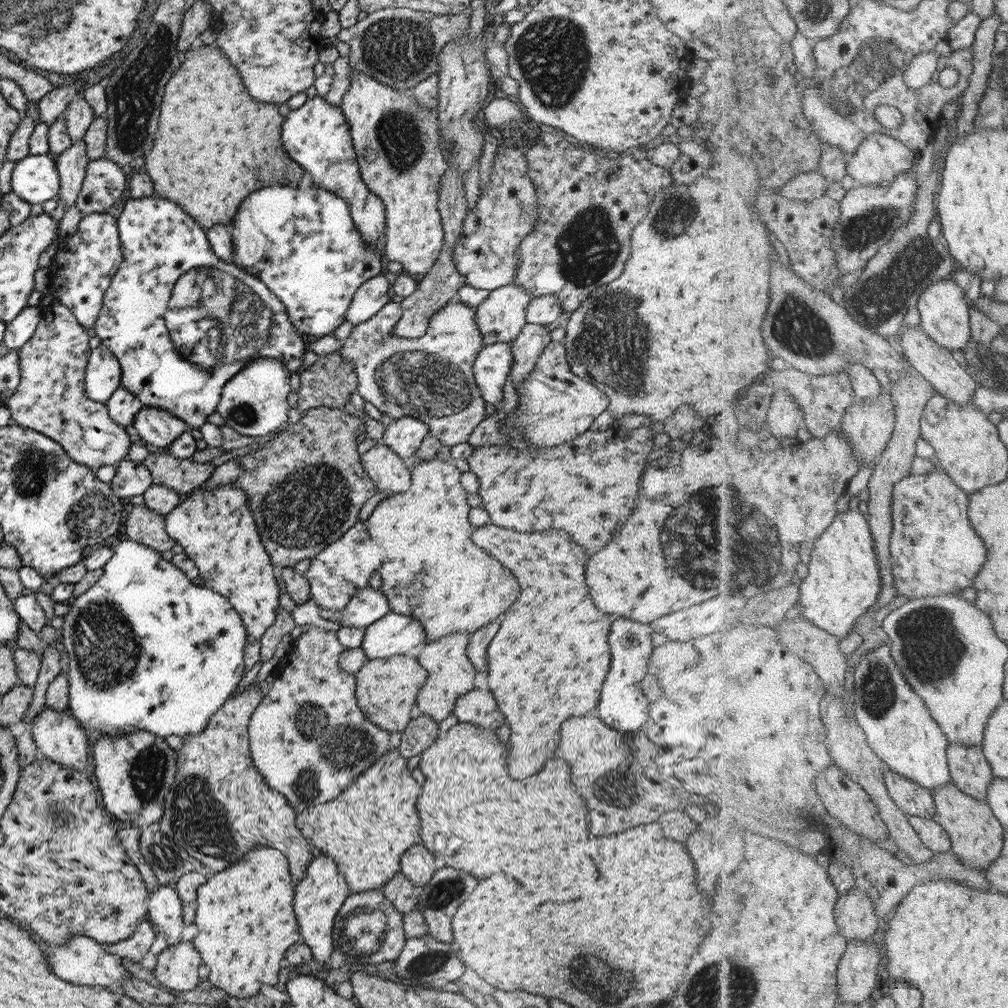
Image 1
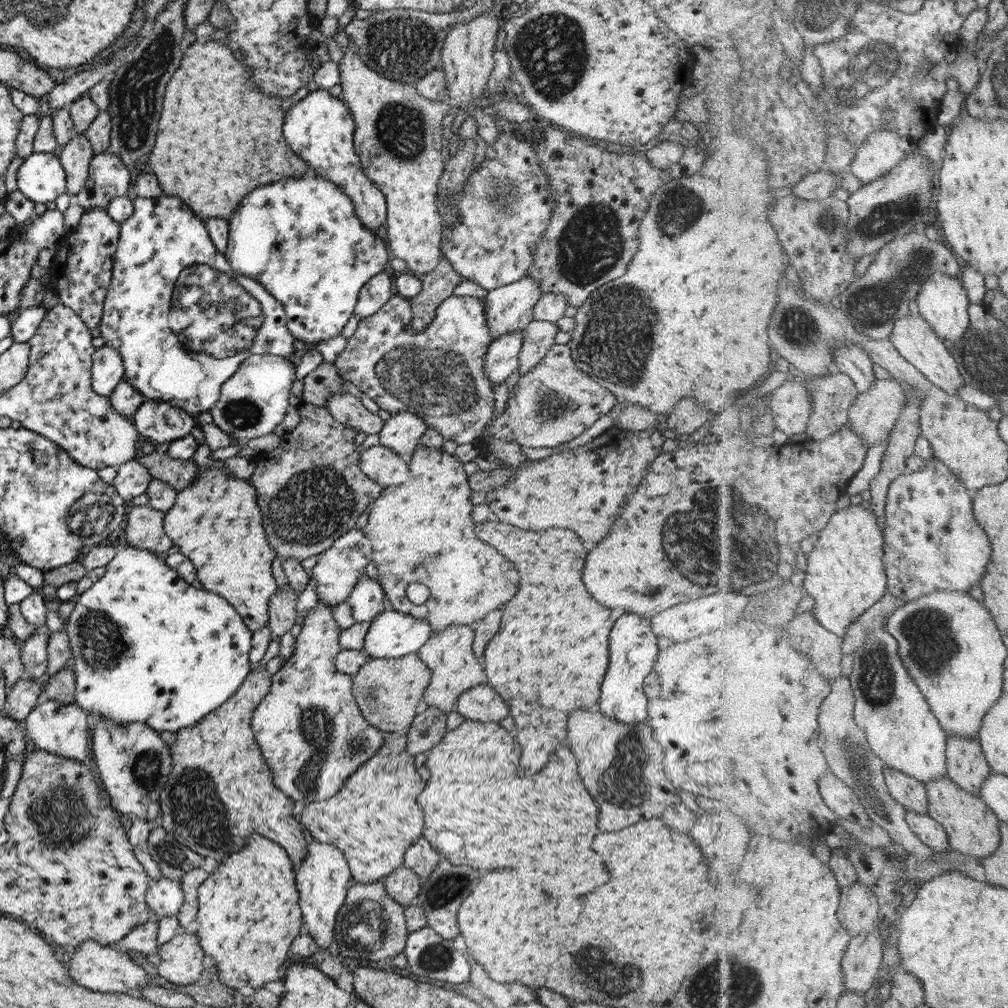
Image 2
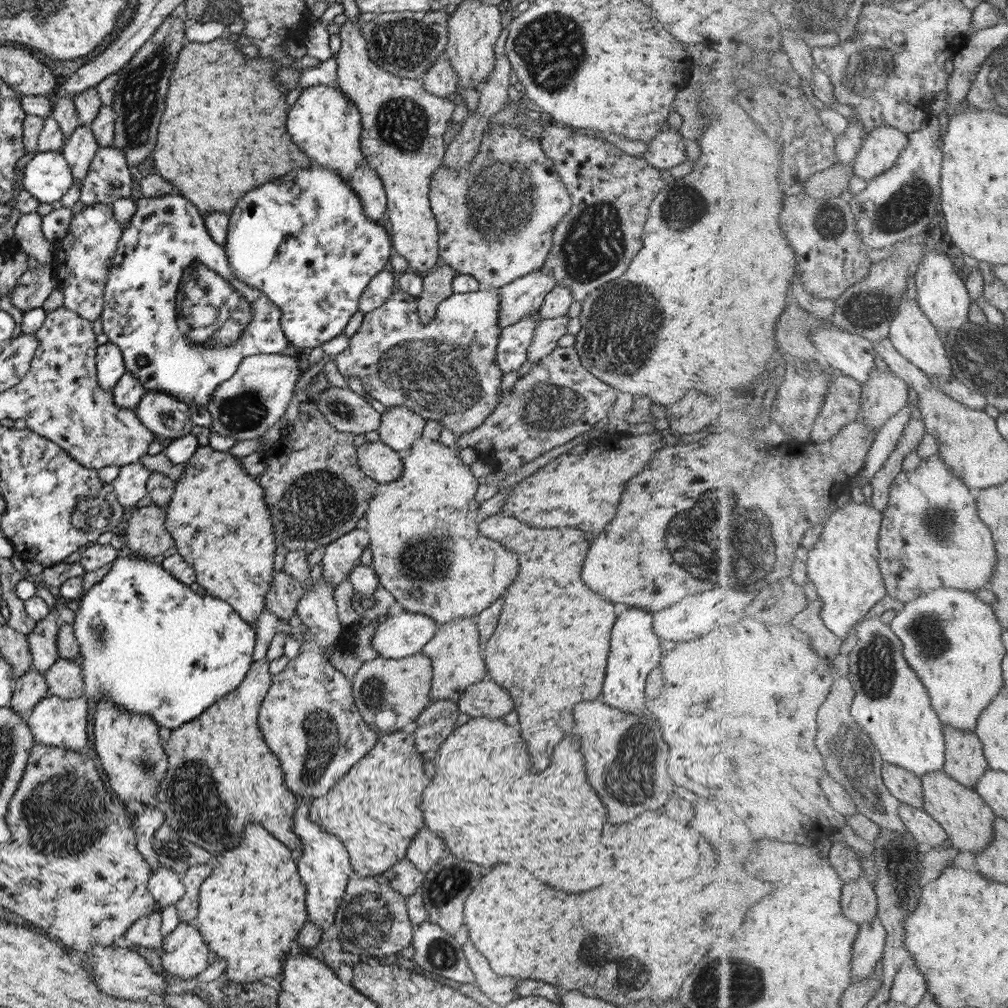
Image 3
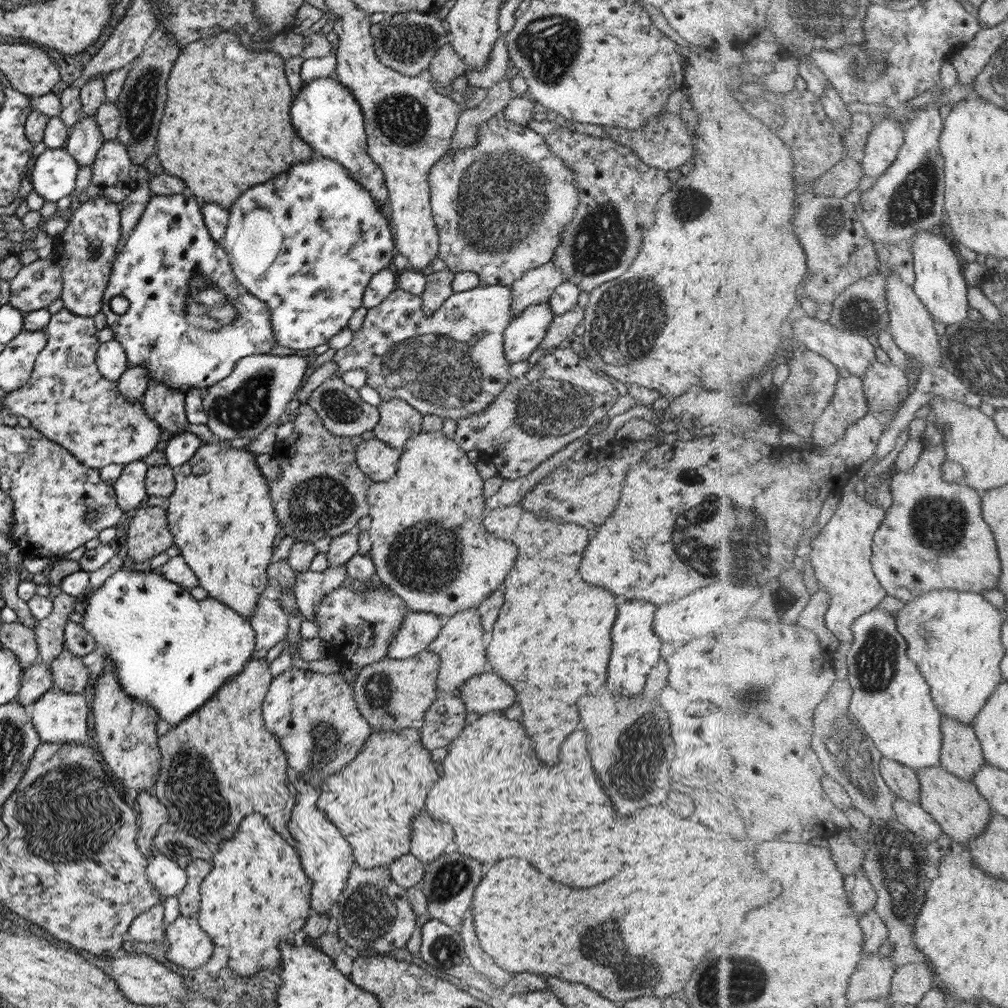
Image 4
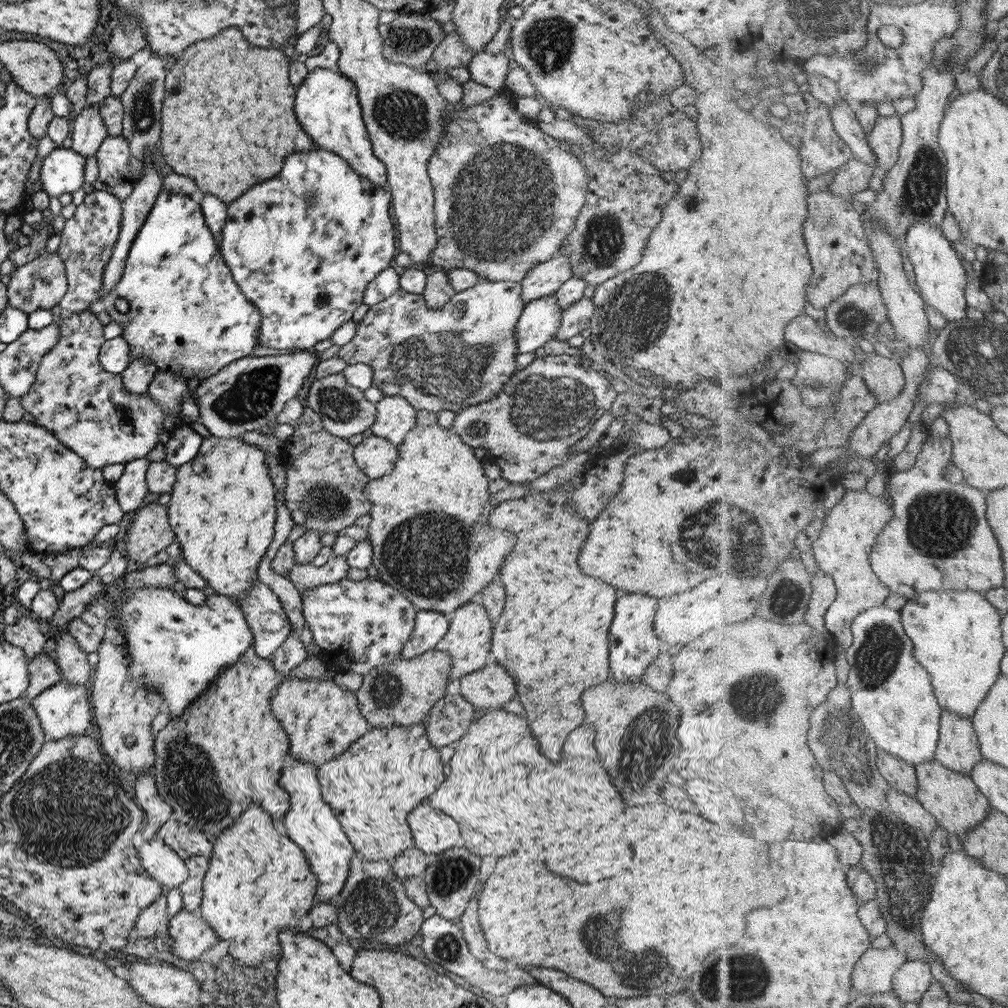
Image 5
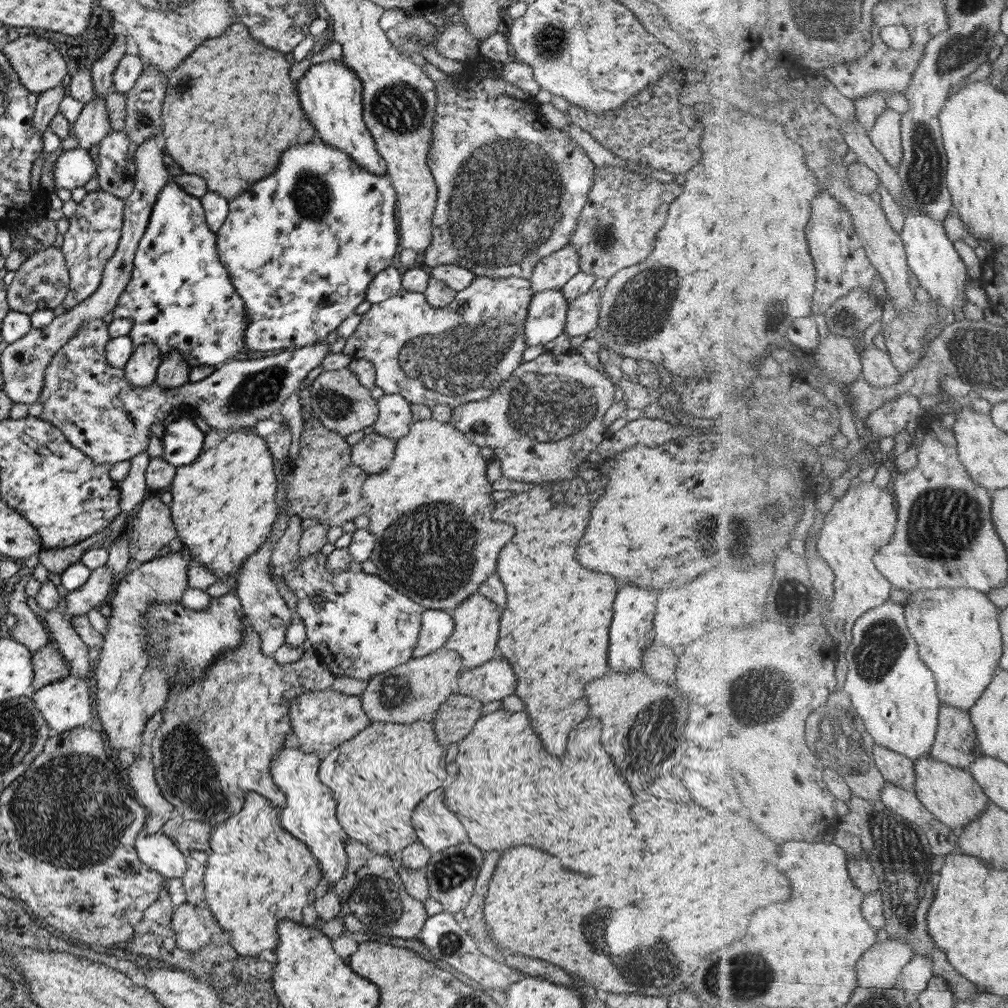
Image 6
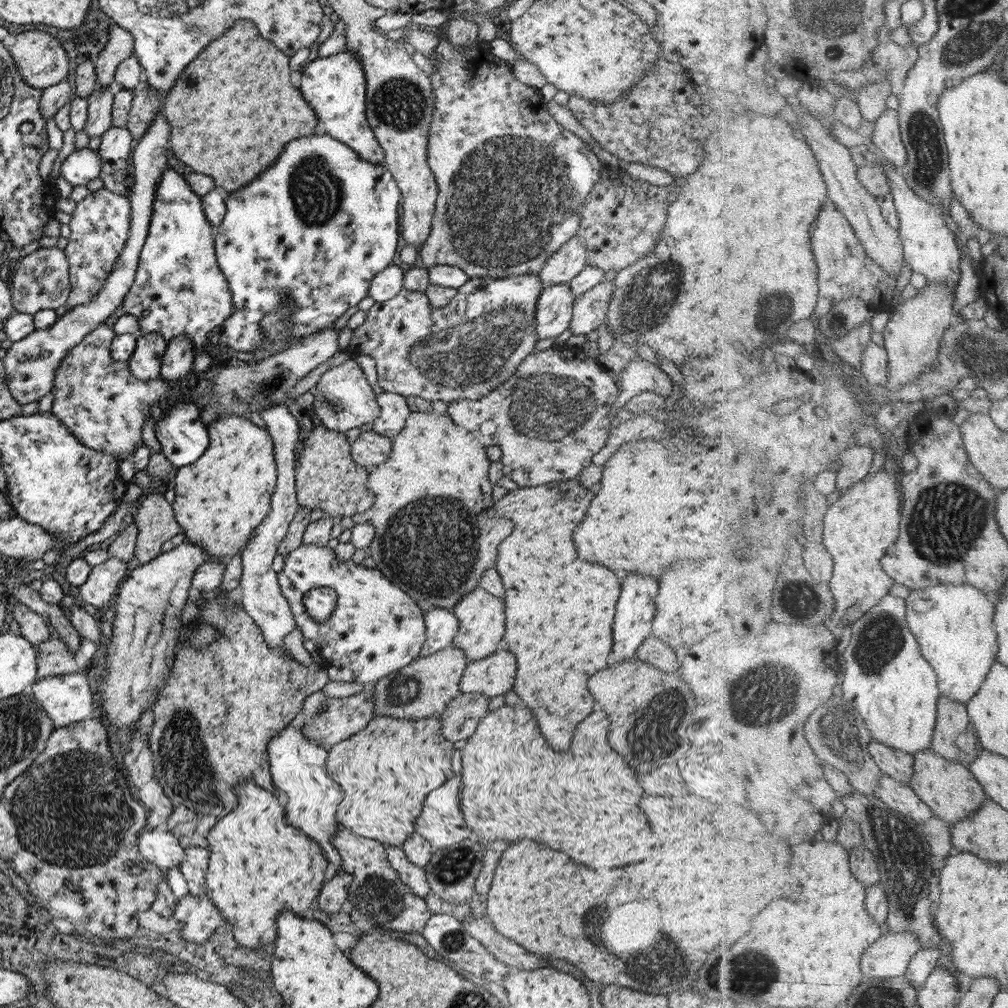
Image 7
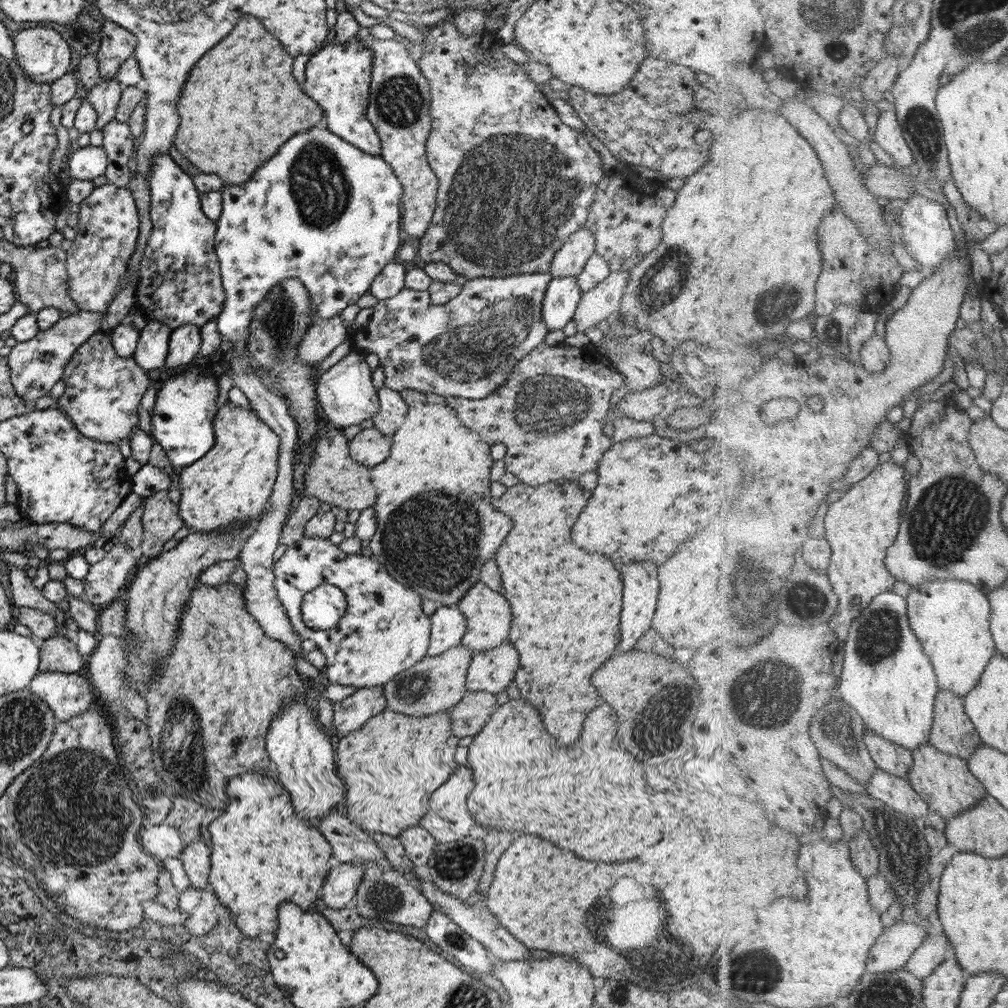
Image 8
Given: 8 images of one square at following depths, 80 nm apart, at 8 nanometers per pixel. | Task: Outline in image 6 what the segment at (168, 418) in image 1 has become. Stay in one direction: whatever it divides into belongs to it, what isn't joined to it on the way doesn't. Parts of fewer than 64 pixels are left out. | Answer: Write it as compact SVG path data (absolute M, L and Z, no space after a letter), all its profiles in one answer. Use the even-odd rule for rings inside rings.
M169 351L160 359L154 382L157 388L169 390L169 388L179 388L188 383L188 364L180 355L179 351Z

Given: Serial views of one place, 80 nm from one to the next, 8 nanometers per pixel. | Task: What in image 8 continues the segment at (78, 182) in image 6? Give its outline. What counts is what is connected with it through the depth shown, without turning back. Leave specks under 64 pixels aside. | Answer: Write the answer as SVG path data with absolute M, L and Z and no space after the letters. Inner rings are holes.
M87 145L73 150L69 157L69 178L92 181L105 173L106 152L98 146Z

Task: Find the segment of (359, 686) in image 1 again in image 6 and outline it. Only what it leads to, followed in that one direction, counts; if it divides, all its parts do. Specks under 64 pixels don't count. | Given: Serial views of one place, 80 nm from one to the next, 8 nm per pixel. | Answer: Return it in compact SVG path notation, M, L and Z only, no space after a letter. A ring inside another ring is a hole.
M444 647L423 657L412 657L367 680L367 686L360 694L362 709L371 723L411 724L419 719L431 719L438 706L451 694L451 682L458 678L461 666L461 658Z

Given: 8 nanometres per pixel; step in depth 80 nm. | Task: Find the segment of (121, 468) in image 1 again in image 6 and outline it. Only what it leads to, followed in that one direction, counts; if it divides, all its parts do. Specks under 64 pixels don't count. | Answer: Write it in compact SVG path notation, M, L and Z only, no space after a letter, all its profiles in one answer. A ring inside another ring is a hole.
M146 451L139 453L129 459L130 467L127 477L117 483L120 492L118 506L121 511L128 512L149 493L149 488L145 480L145 469L148 463L148 454Z

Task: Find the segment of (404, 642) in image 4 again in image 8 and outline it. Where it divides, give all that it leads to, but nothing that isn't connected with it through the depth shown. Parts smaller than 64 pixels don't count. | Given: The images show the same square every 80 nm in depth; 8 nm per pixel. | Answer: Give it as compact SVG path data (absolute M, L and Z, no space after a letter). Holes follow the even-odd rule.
M437 606L428 617L430 637L425 657L437 656L459 644L465 632L466 622L457 606Z

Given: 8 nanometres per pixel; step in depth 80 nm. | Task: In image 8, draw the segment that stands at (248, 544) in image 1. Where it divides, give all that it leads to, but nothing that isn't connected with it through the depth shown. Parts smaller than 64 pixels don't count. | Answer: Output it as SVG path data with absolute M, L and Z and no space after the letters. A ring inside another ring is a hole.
M227 402L218 408L212 422L213 446L199 460L182 467L178 471L180 491L177 503L177 516L189 527L190 532L209 531L223 532L235 523L259 520L266 512L267 499L271 496L272 486L277 474L279 436L271 432L269 427L253 410L236 408Z

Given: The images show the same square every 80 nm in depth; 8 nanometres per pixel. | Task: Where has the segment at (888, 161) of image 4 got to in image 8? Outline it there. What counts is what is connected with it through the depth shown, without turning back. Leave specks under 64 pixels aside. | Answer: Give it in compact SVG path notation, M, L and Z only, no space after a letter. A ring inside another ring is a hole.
M896 110L879 114L874 134L875 141L885 150L888 160L901 166L913 167L915 157L906 141Z

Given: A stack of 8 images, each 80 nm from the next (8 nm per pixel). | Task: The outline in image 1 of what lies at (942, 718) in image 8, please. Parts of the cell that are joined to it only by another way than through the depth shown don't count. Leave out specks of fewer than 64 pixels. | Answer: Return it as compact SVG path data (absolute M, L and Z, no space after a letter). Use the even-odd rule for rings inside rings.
M950 743L948 763L953 782L963 792L986 802L988 788L995 776L982 745Z

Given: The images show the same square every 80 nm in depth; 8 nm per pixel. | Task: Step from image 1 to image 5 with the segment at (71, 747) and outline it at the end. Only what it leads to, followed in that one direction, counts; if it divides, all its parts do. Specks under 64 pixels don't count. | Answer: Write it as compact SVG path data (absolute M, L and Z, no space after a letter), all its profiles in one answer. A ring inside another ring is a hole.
M59 681L49 688L43 689L30 701L33 710L39 719L43 729L44 740L59 740L63 737L81 736L92 730L92 714L90 713L90 701L85 693L85 686L80 684Z

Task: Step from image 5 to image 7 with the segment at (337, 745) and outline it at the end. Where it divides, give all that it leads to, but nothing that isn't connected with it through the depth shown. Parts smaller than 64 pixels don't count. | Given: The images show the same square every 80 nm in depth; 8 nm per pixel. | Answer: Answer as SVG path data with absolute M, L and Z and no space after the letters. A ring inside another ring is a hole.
M367 686L361 692L346 696L345 698L331 698L325 696L321 690L310 694L303 701L296 721L301 724L303 734L317 742L324 749L329 749L340 740L359 732L374 716L374 706L371 702L371 686ZM321 705L327 706L325 713L317 713Z

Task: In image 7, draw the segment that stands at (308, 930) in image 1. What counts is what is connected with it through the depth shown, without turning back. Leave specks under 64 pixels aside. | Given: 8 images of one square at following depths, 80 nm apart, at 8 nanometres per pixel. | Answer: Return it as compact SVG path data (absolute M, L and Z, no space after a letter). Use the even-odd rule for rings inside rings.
M292 721L269 739L266 753L272 784L284 797L286 821L319 844L319 850L323 852L327 864L333 865L336 871L342 869L341 857L333 849L330 840L337 828L336 810L343 791L326 773L328 751L314 740L308 739L298 721Z

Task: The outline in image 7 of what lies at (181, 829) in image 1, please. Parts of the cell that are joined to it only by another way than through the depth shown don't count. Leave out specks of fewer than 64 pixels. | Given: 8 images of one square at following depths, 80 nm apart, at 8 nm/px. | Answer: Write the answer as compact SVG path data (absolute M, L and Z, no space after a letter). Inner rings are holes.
M200 592L200 595L205 599L204 603L206 605L201 609L197 609L195 621L204 620L209 626L216 628L220 637L213 639L206 646L207 648L205 650L193 650L193 648L189 648L190 644L187 641L176 646L176 652L173 656L173 663L167 677L167 682L160 686L156 694L156 700L153 701L153 704L149 708L153 713L154 719L150 726L147 741L152 754L152 771L155 780L159 783L163 794L165 794L169 802L176 808L187 808L199 816L209 815L210 817L215 817L217 820L221 816L225 816L229 810L235 808L235 796L233 796L234 792L232 790L236 784L242 783L243 781L251 781L261 788L271 791L273 794L280 795L279 791L272 784L270 777L268 756L266 753L267 743L276 732L279 732L279 729L285 728L292 721L296 721L305 698L315 691L322 690L325 683L329 682L329 680L326 675L327 672L321 666L321 663L315 664L311 662L308 666L299 664L292 659L282 644L273 648L267 648L268 646L257 625L251 620L250 616L247 616L247 613L240 605L235 603L235 600L229 598L228 593L217 593L214 595L214 592Z

